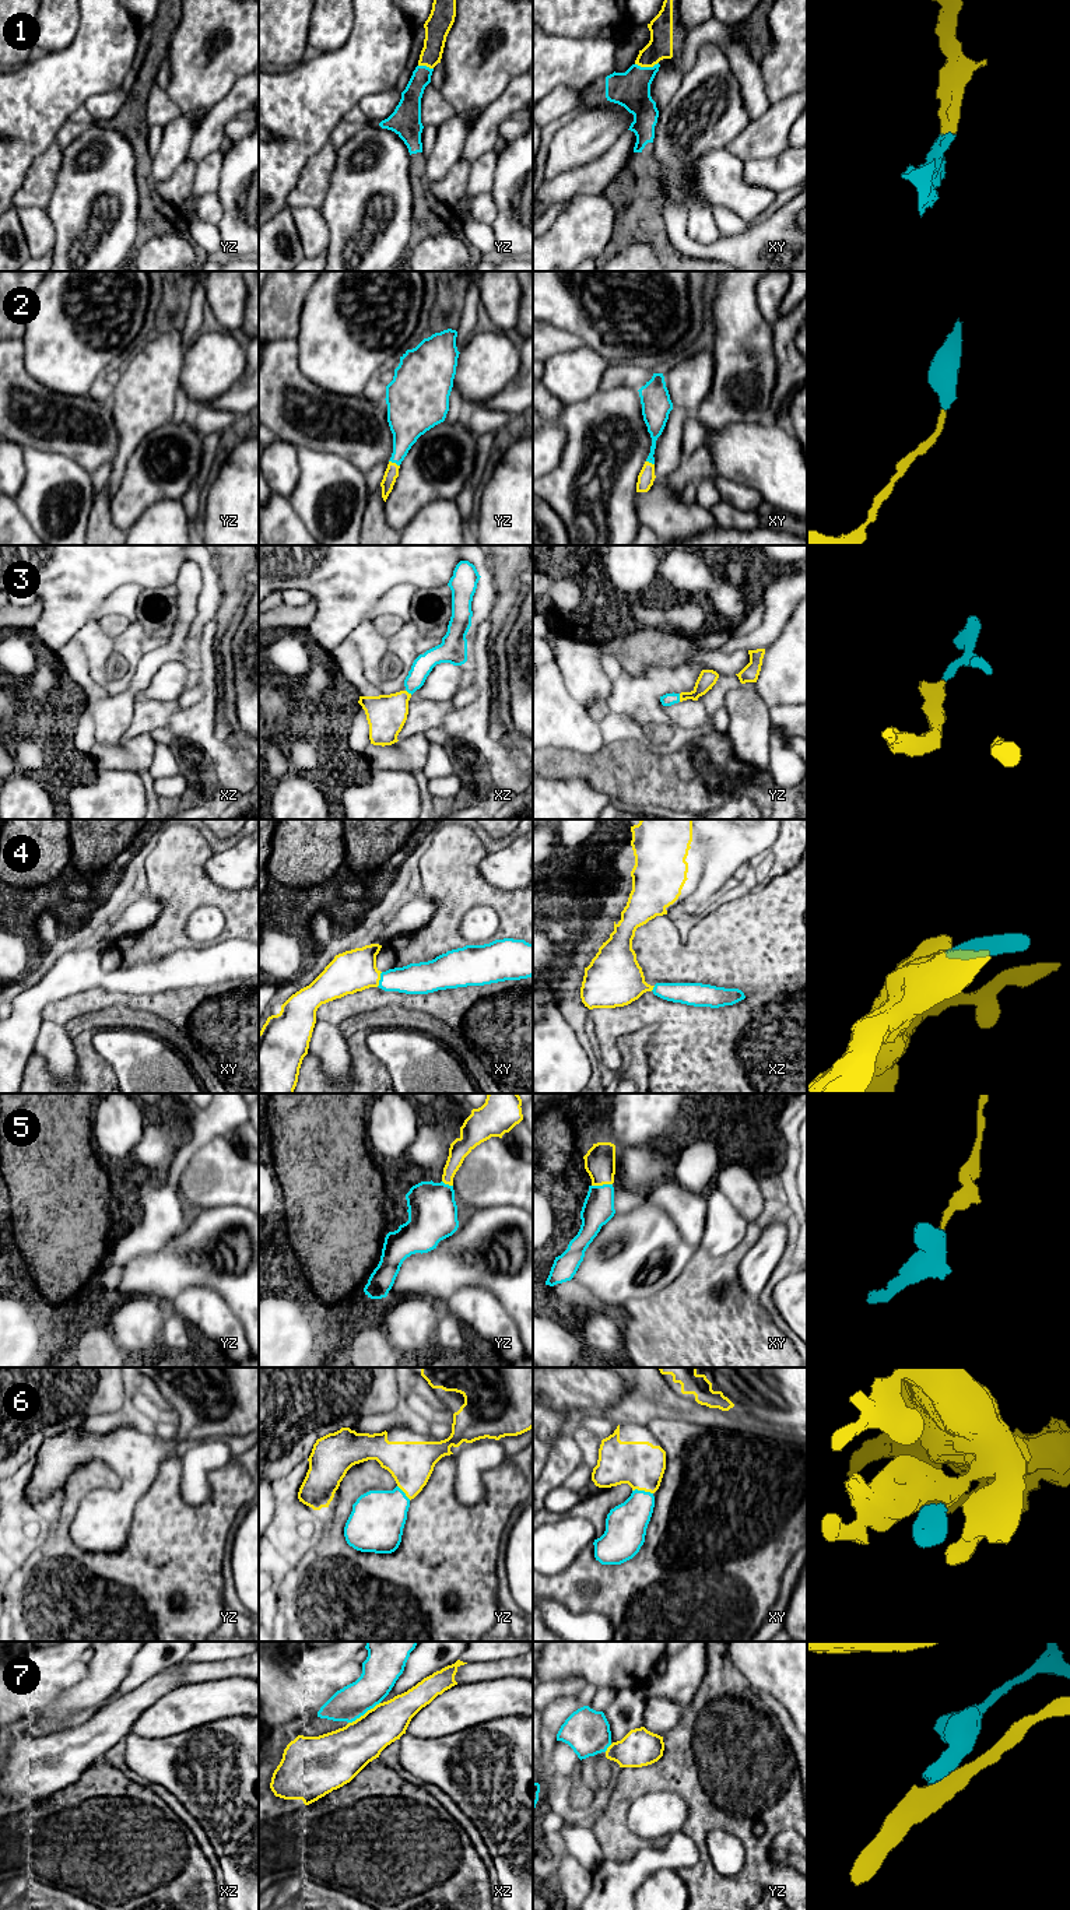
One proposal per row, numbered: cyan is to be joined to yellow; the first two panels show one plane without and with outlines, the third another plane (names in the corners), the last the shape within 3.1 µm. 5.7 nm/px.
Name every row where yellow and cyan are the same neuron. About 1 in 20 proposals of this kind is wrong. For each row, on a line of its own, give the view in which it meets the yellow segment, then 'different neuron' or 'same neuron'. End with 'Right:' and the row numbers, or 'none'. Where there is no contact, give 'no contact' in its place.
1: meets yellow in xy; same neuron
2: meets yellow in yz; same neuron
3: meets yellow in yz; same neuron
4: meets yellow in xy; same neuron
5: meets yellow in xy; same neuron
6: meets yellow in xy; same neuron
7: meets yellow in xz; same neuron
Right: 1, 2, 3, 4, 5, 6, 7

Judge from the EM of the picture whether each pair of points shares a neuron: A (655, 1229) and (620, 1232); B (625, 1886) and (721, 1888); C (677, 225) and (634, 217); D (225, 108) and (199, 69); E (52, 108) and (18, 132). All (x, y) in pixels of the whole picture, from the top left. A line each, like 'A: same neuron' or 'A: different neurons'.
A: same neuron
B: different neurons
C: different neurons
D: different neurons
E: same neuron

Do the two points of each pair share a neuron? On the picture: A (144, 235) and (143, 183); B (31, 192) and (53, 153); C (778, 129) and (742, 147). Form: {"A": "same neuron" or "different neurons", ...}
{"A": "same neuron", "B": "same neuron", "C": "same neuron"}

